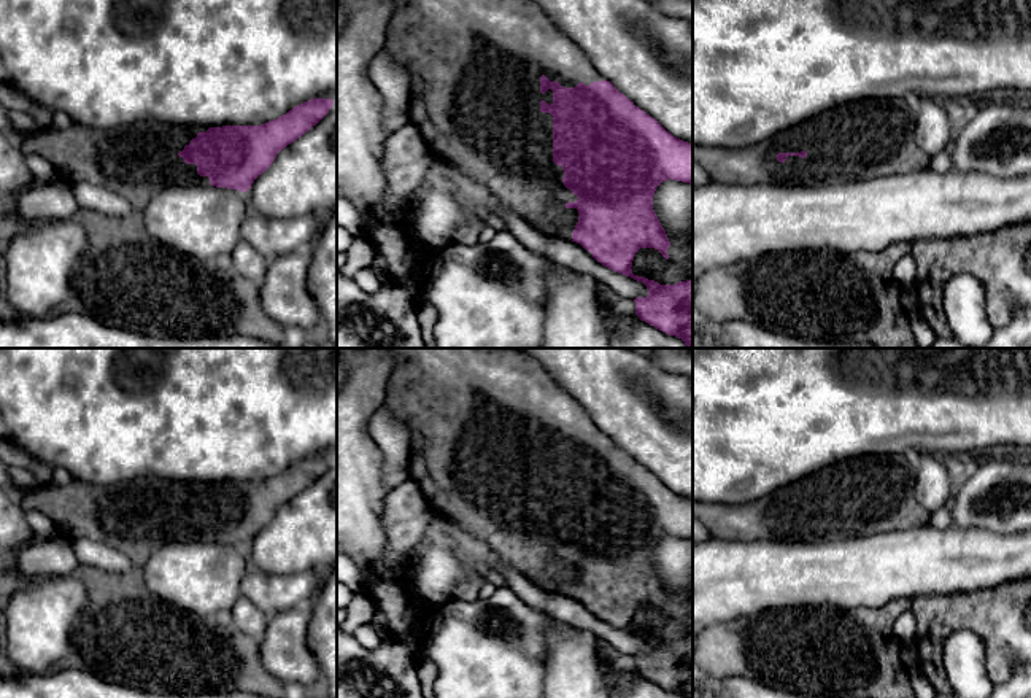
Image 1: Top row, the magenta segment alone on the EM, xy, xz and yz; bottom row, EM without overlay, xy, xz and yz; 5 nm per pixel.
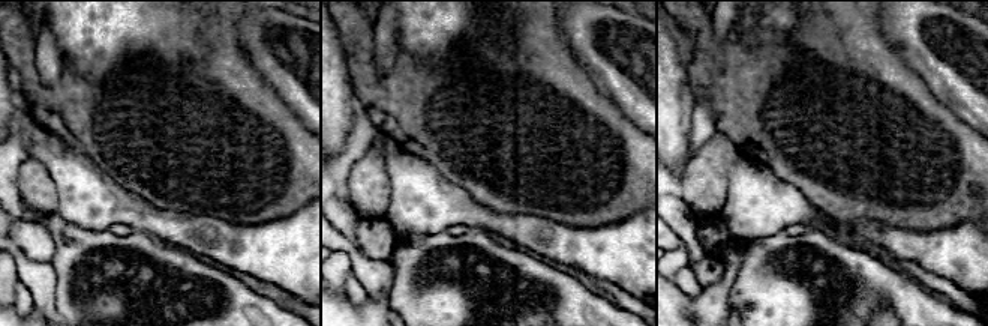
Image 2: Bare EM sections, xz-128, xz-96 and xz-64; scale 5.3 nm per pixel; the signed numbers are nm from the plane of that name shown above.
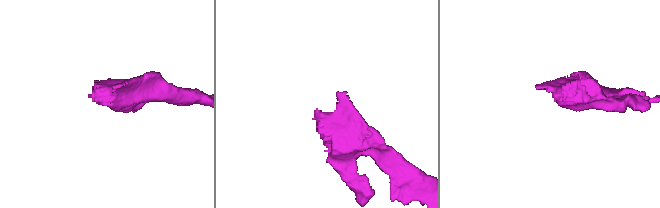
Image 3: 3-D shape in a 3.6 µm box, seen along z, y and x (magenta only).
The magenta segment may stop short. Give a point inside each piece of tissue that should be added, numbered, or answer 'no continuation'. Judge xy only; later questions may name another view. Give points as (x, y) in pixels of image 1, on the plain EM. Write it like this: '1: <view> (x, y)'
1: xy (135, 519)

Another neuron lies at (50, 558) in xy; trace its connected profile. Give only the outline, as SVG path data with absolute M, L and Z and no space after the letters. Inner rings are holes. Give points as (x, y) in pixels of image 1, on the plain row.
M54 539L25 545L2 558L0 563L16 571L19 585L41 577L71 576L78 564L75 547Z

